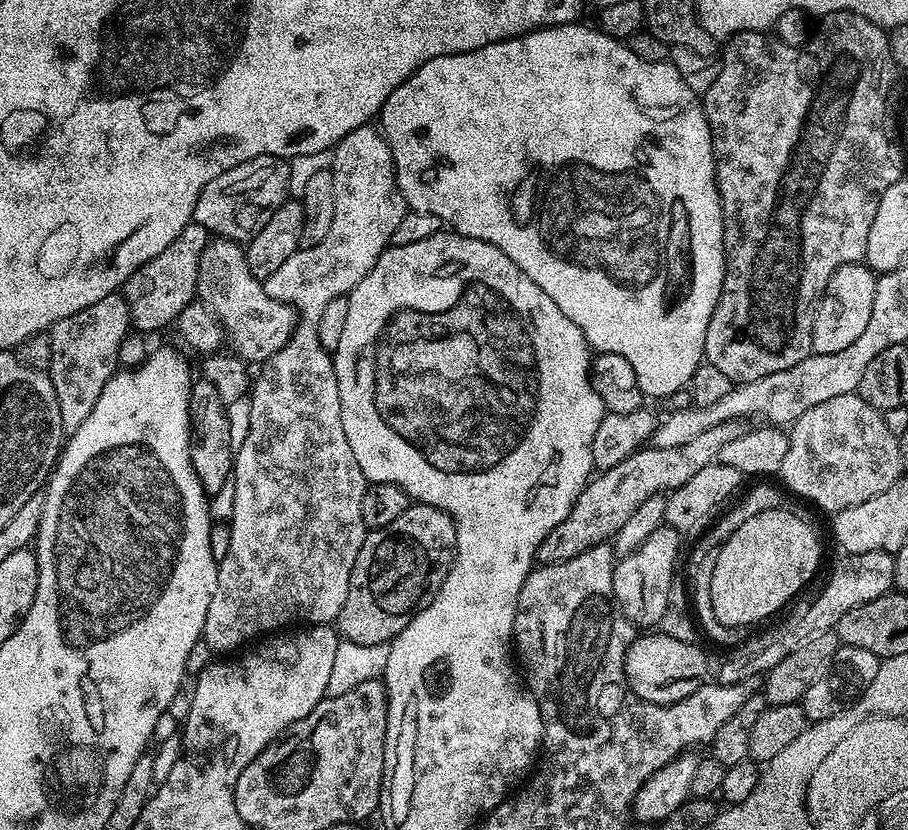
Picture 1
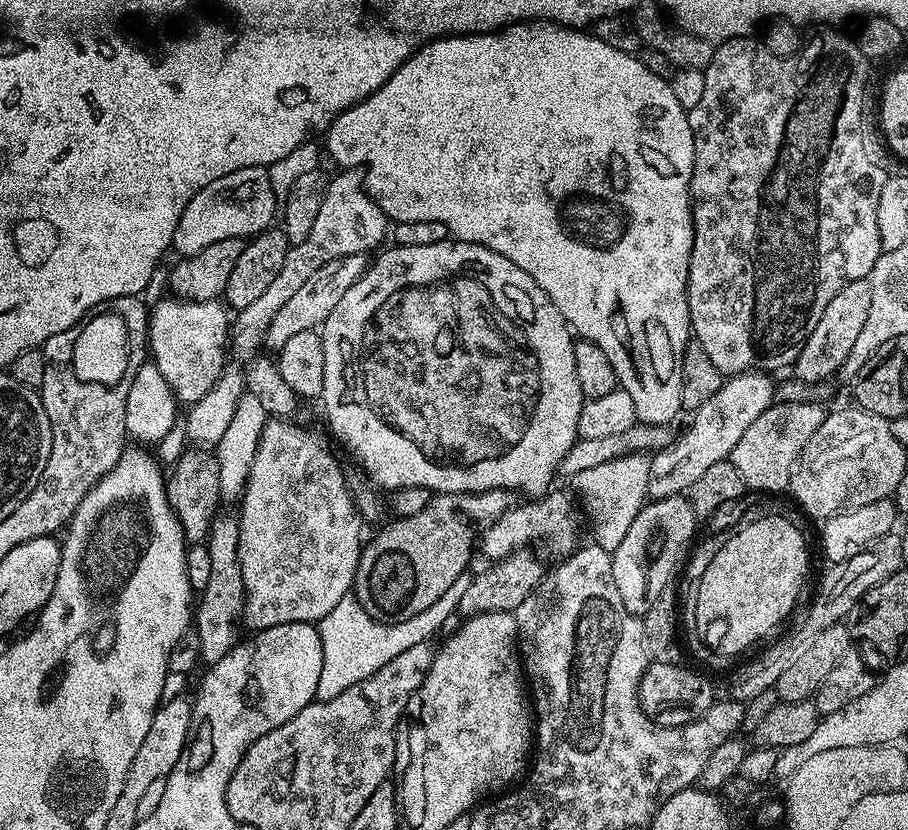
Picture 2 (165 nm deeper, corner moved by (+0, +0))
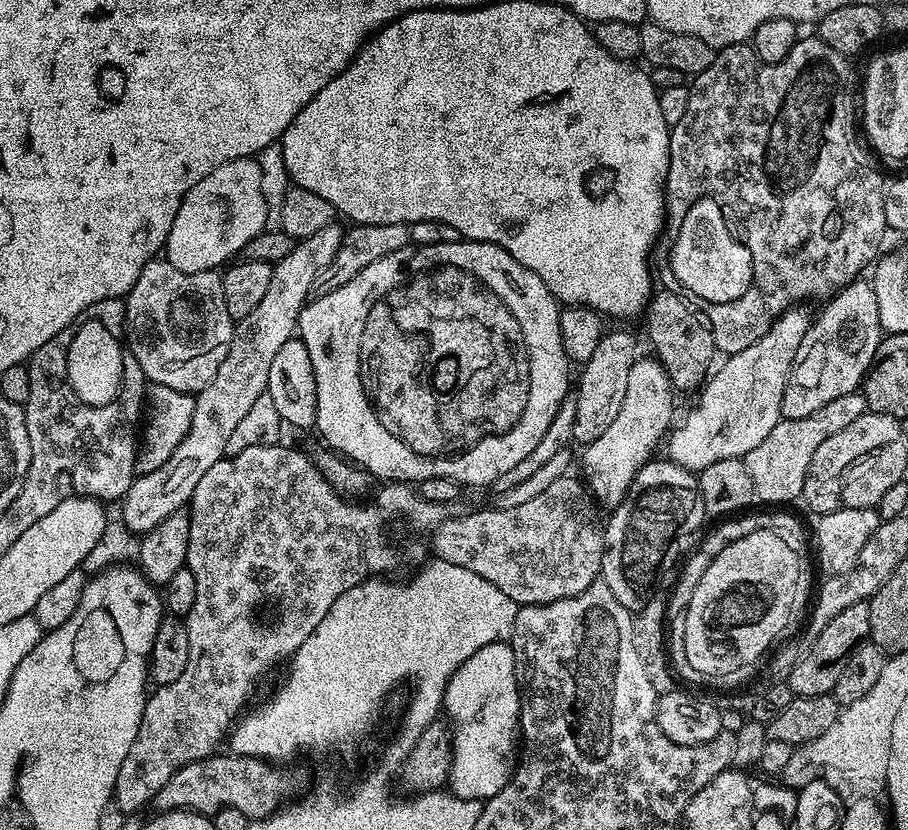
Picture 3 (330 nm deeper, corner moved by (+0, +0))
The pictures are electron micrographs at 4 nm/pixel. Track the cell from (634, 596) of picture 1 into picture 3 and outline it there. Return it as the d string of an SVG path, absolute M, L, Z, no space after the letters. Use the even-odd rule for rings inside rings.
M653 458L642 466L642 470L638 470L626 498L619 506L611 509L609 516L612 517L603 525L604 557L600 567L602 578L606 586L610 586L610 594L614 594L614 598L618 598L624 608L635 614L642 611L653 593L661 587L659 584L663 582L664 575L676 563L677 567L697 547L700 527L706 521L697 477L670 459Z

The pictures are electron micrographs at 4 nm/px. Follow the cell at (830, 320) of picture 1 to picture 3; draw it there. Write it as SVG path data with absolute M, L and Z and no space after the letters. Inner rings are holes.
M867 279L853 280L825 304L828 305L809 323L806 334L802 338L802 346L798 346L798 354L792 363L792 369L784 387L780 411L781 417L785 420L809 418L822 406L829 405L834 398L841 398L842 395L857 391L863 385L864 376L868 373L868 367L874 362L874 354L880 345L882 329L878 318L878 298Z

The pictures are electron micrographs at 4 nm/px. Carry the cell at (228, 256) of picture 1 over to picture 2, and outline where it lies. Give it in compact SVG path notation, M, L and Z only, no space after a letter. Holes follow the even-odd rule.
M350 254L326 262L326 266L314 270L314 274L310 274L310 282L303 284L302 290L298 290L298 294L294 294L294 298L286 302L286 306L282 306L278 314L274 314L274 322L270 322L268 333L264 335L264 344L272 347L272 350L279 350L286 346L286 342L290 342L290 338L294 338L294 334L302 334L302 330L319 329L330 310L338 306L342 294L346 294L346 290L350 290L350 286L354 286L354 282L358 282L358 278L362 278L369 267L367 255Z

